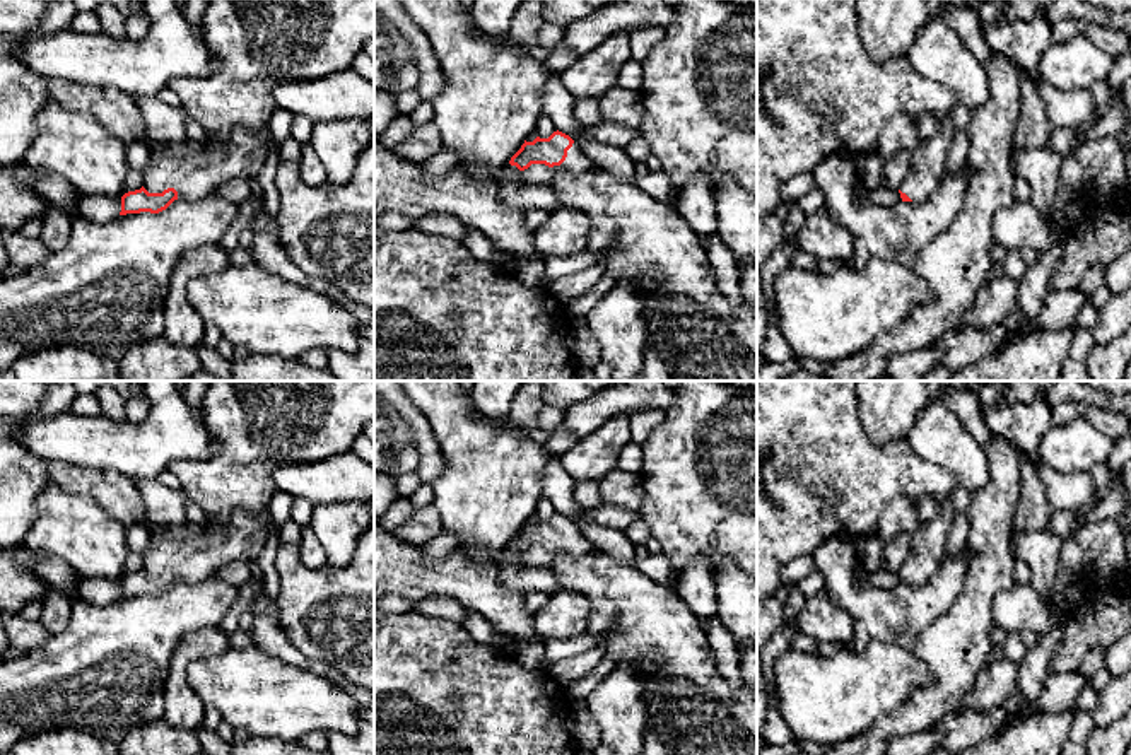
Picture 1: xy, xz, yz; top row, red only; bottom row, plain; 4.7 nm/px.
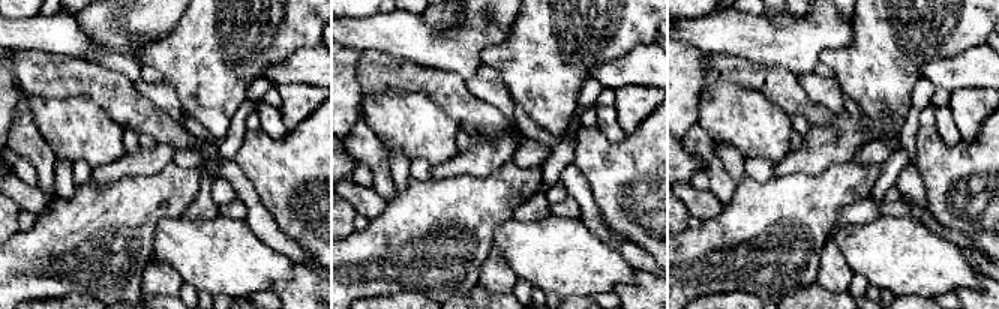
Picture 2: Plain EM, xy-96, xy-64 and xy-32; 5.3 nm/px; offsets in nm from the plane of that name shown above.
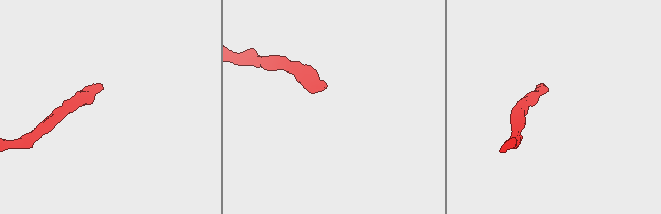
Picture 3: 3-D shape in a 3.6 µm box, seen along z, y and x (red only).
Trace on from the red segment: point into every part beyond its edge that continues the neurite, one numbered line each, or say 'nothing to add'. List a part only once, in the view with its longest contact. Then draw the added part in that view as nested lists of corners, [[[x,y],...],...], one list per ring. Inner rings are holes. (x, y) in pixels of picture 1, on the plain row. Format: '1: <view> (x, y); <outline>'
1: xz (576, 545); [[[574,524],[560,548],[548,550],[545,547],[531,547],[528,552],[521,553],[521,562],[528,567],[548,569],[560,555],[581,559],[596,550],[598,548],[589,540],[586,540]]]

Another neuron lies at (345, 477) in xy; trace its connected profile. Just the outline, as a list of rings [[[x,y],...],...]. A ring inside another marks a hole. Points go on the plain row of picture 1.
[[[347,451],[316,463],[282,466],[275,490],[302,497],[313,506],[374,500],[374,465]]]

